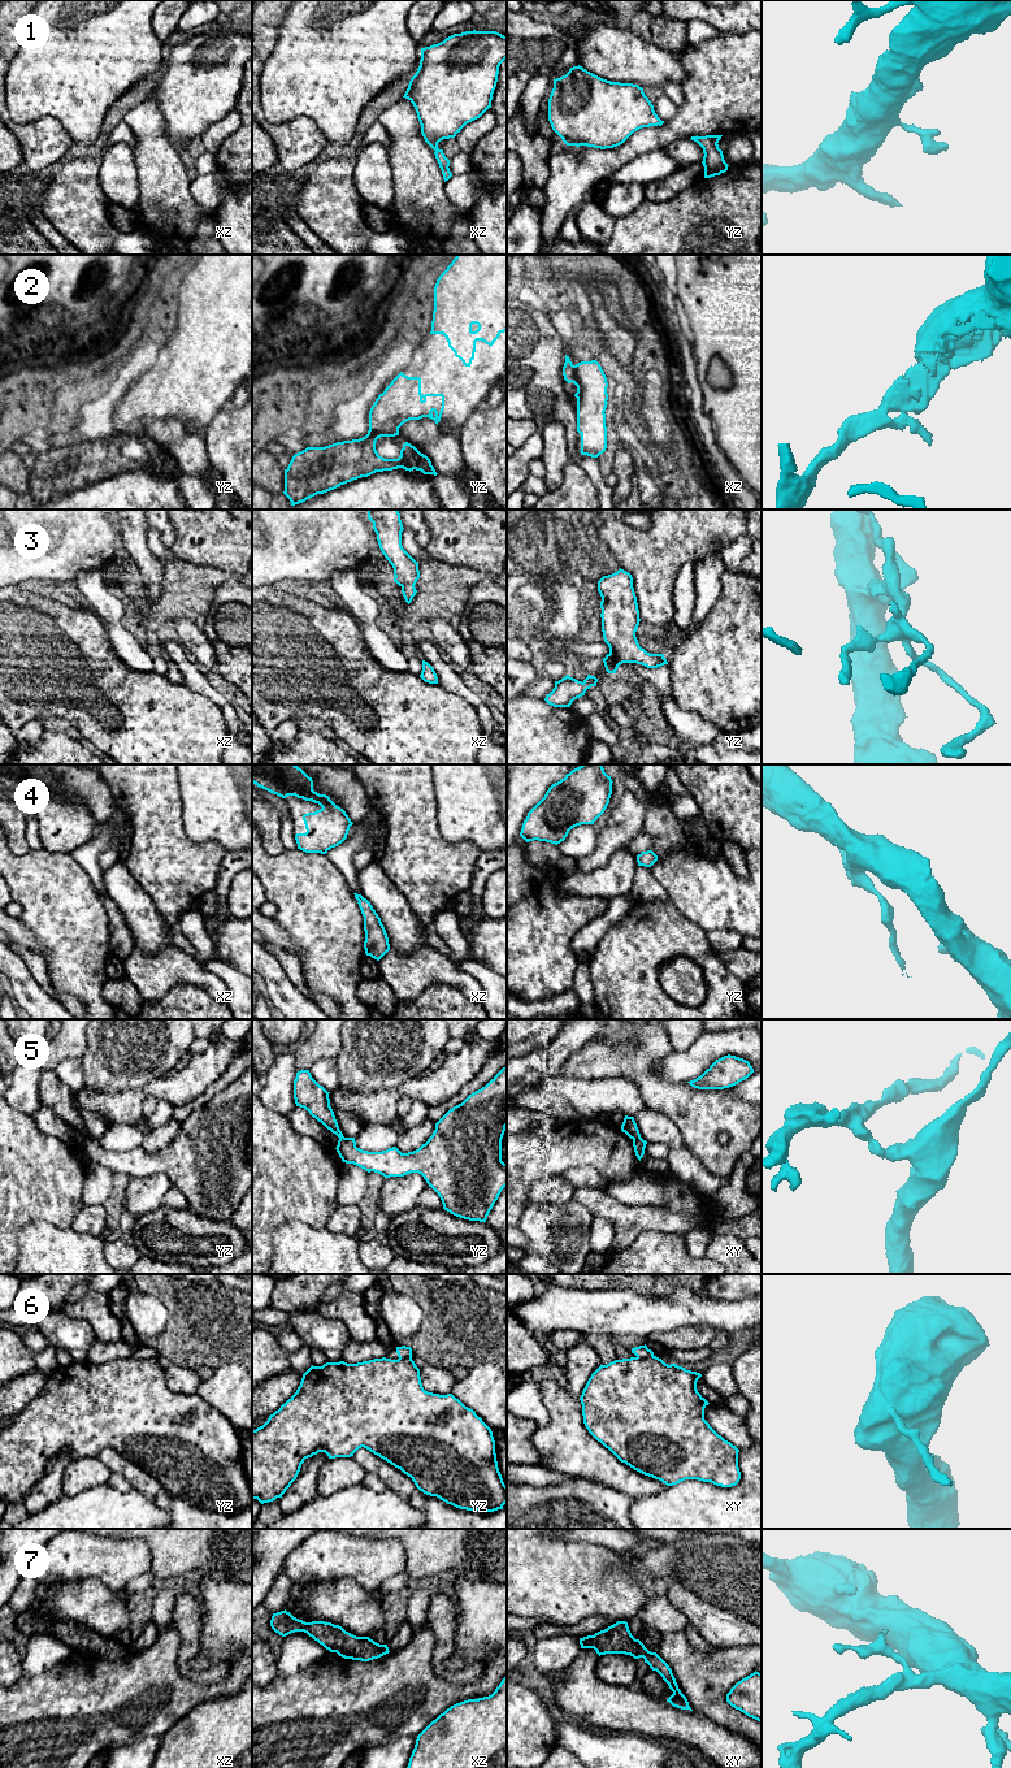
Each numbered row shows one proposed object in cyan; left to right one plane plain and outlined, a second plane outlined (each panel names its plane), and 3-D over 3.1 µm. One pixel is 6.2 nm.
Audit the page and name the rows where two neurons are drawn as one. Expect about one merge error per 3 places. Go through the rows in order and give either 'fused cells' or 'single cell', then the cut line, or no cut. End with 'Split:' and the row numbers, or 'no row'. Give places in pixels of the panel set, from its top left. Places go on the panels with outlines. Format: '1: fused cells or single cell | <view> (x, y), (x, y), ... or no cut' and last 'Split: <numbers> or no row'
1: single cell | no cut
2: fused cells | xz (575, 365), (572, 381)
3: single cell | no cut
4: single cell | no cut
5: fused cells | xy (639, 1136), (633, 1140)
6: fused cells | xy (652, 1355), (637, 1357)
7: single cell | no cut
Split: 2, 5, 6

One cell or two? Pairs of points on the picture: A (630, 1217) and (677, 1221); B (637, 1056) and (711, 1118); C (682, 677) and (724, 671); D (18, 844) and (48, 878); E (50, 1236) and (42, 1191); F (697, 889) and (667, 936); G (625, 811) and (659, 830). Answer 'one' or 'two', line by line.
A: one
B: one
C: one
D: two
E: two
F: two
G: two

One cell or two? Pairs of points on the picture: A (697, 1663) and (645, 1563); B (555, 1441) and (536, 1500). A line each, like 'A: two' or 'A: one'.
A: two
B: two

